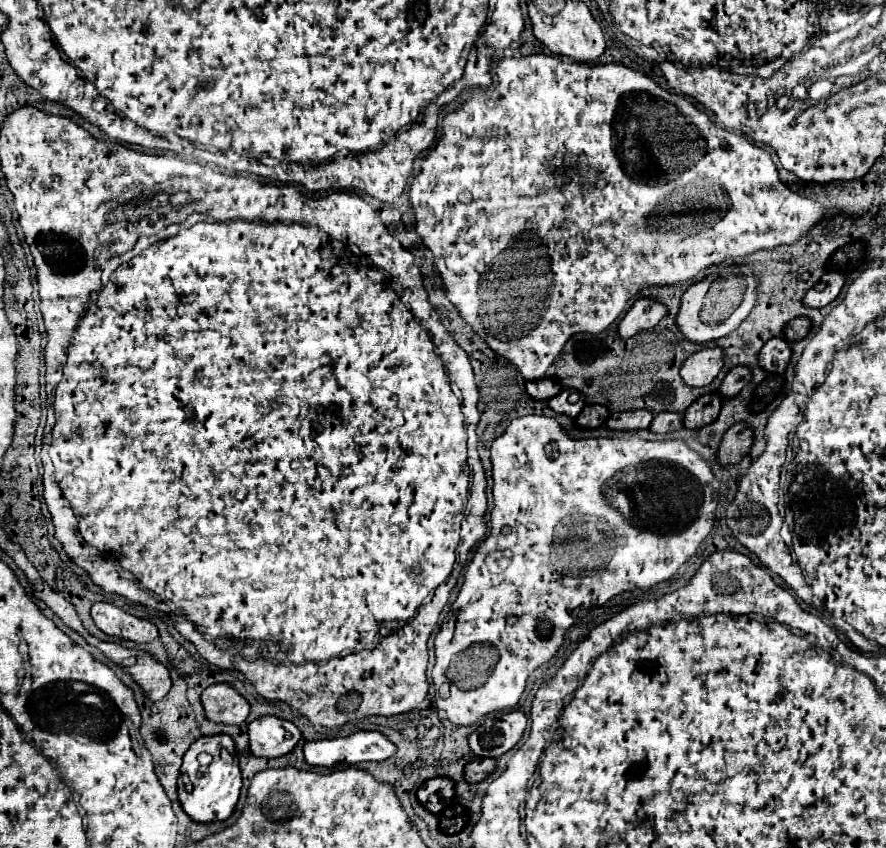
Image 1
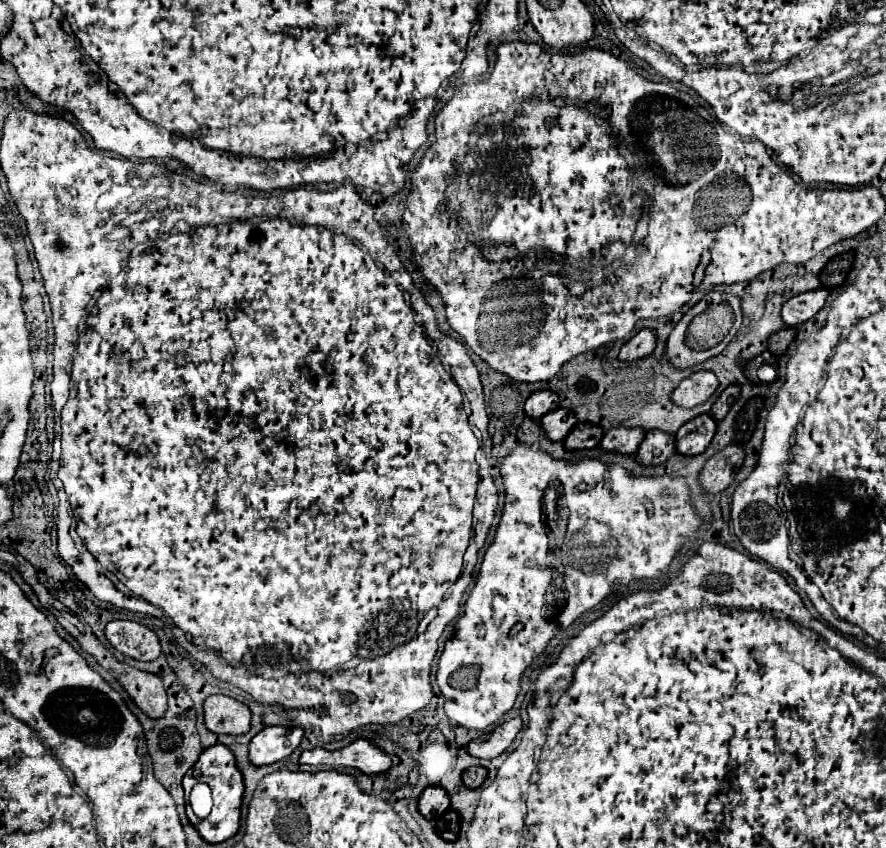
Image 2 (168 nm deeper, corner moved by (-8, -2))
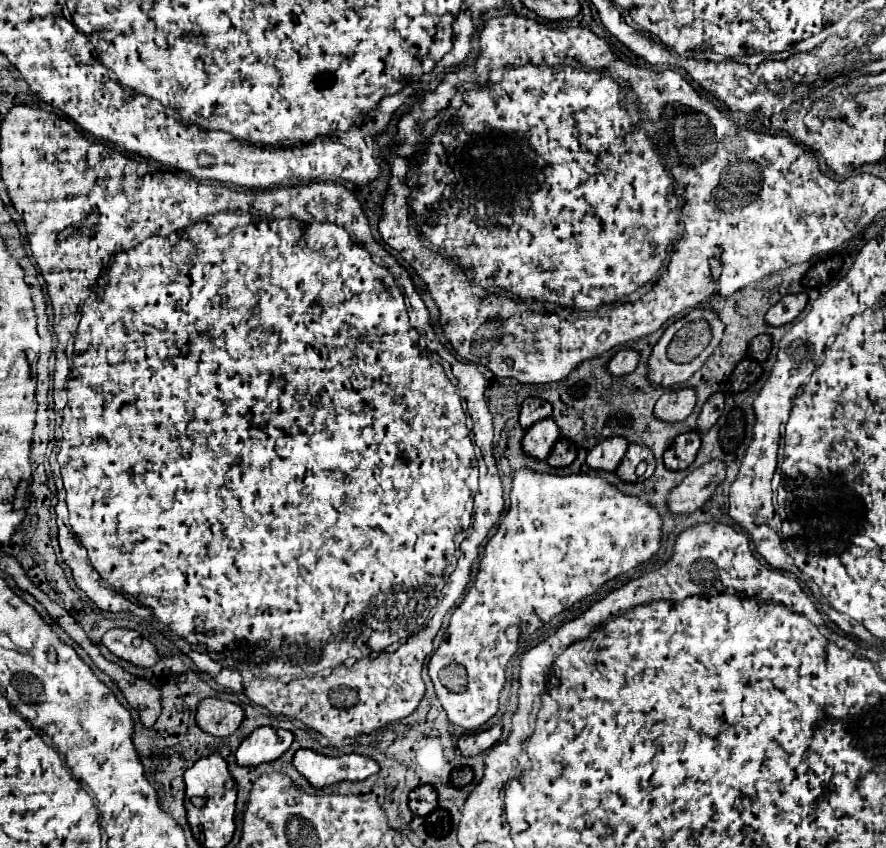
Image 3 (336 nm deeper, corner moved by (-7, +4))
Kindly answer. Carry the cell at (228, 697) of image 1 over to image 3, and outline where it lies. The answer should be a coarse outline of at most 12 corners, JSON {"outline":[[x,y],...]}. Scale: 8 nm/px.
{"outline":[[216,698],[198,704],[196,724],[212,736],[234,734],[244,710]]}

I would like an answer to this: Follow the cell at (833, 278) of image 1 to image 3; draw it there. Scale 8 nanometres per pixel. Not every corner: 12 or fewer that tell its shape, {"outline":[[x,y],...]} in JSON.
{"outline":[[788,294],[766,312],[768,326],[790,324],[804,310],[806,294]]}

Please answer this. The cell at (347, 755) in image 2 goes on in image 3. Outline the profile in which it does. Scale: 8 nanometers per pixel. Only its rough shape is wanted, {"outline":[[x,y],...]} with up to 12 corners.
{"outline":[[306,748],[292,764],[314,788],[380,770],[360,754],[330,758]]}

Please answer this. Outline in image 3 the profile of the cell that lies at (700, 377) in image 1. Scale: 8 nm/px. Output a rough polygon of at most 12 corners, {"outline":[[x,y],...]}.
{"outline":[[668,390],[656,402],[654,416],[668,424],[692,414],[696,392]]}

